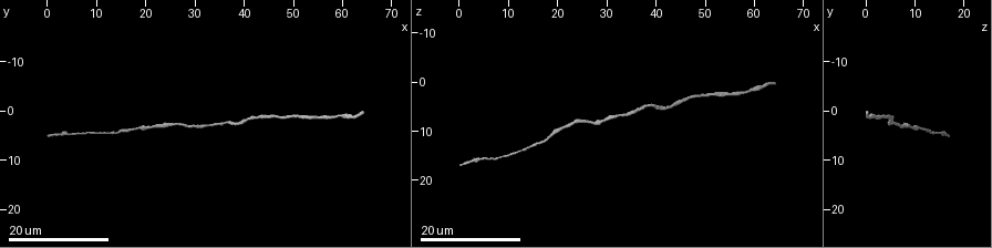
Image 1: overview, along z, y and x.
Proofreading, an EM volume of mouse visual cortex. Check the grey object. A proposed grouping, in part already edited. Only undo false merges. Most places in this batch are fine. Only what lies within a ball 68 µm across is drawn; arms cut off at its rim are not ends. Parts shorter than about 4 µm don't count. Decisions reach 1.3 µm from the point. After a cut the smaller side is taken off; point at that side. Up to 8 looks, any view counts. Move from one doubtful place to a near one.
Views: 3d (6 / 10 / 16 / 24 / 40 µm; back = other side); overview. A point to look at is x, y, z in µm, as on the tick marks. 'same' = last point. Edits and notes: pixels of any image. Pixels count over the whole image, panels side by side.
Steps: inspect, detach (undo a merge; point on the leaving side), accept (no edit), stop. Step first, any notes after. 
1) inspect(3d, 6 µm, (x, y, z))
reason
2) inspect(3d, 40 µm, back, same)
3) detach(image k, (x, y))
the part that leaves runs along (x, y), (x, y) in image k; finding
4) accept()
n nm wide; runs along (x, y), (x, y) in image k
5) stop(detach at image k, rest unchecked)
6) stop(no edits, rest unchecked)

inspect(3d, 24 µm, (60.0, 1.0, 2.0))
sudden change in width

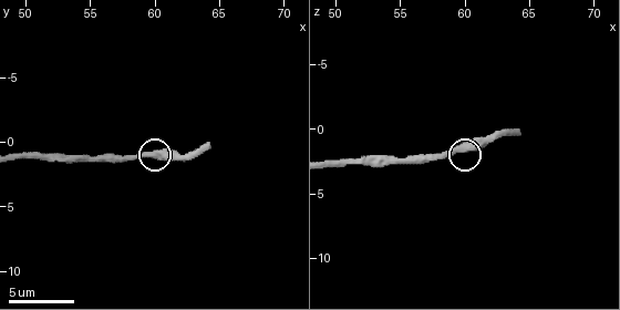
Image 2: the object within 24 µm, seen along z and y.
inspect(3d, 10 µm, (59.6, 0.8, 1.6))
zoom in

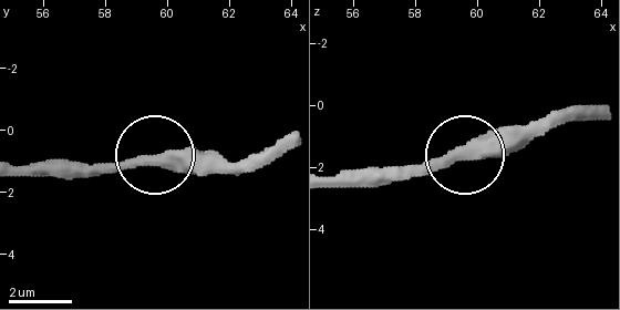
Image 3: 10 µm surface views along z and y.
accept()
runs along (26, 165), (207, 157), (229, 165) in image 3; continuous, no second cell

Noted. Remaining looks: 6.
inspect(3d, 24 µm, (45.0, 1.5, 4.0))
sudden change in width

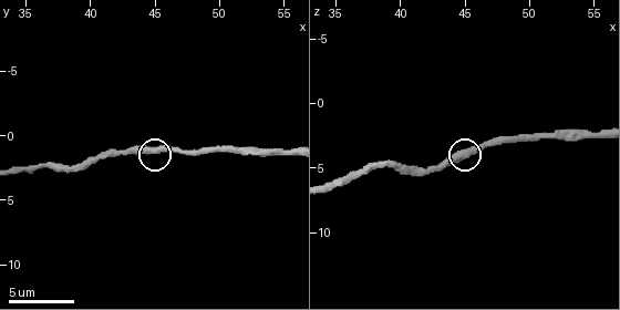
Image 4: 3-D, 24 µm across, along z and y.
inspect(3d, 10 µm, (45.2, 1.0, 3.8))

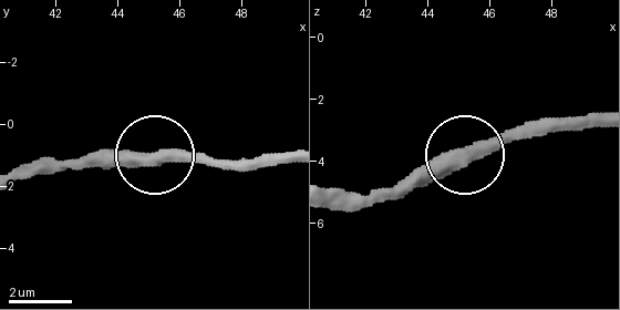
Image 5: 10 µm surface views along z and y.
accept()
runs along (329, 193), (416, 185), (527, 137), (549, 119) in image 5; all the same cell

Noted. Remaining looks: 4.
inspect(3d, 24 µm, (31.0, 3.5, 7.5))

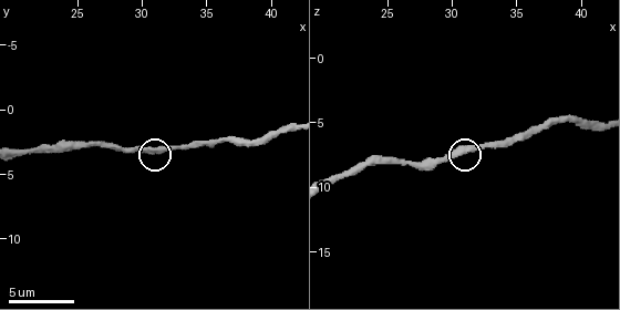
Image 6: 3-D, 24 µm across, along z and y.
inspect(3d, 6 µm, (31.6, 3.0, 7.0))

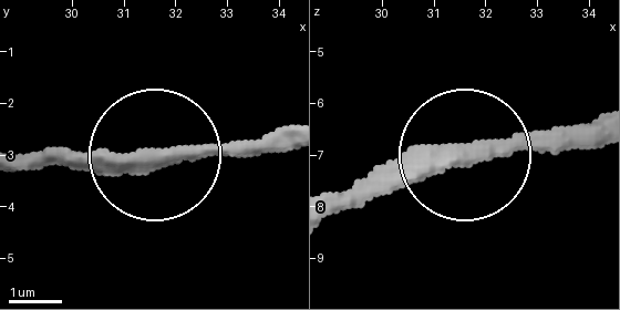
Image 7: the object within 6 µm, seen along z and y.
accept()
320 nm wide; runs along (465, 158), (412, 150), (333, 198) in image 7; continuous, no second cell

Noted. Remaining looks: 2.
inspect(3d, 24 µm, (18.5, 3.5, 11.0))
sudden change in width

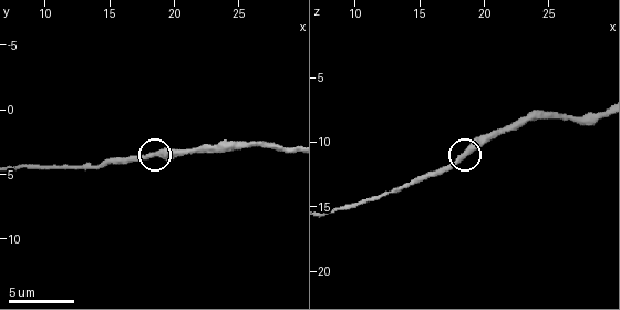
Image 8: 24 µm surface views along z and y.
inspect(3d, 10 µm, (18.8, 3.4, 10.8))
zoom in

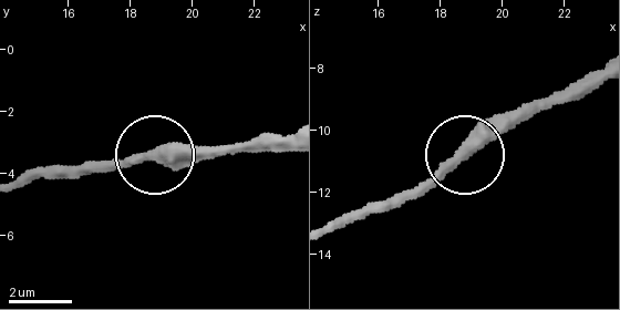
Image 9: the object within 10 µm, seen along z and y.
accept()
runs along (290, 133), (226, 148), (123, 156), (94, 169) in image 9; all the same cell

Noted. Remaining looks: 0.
stop(no edits, rest unchecked)

